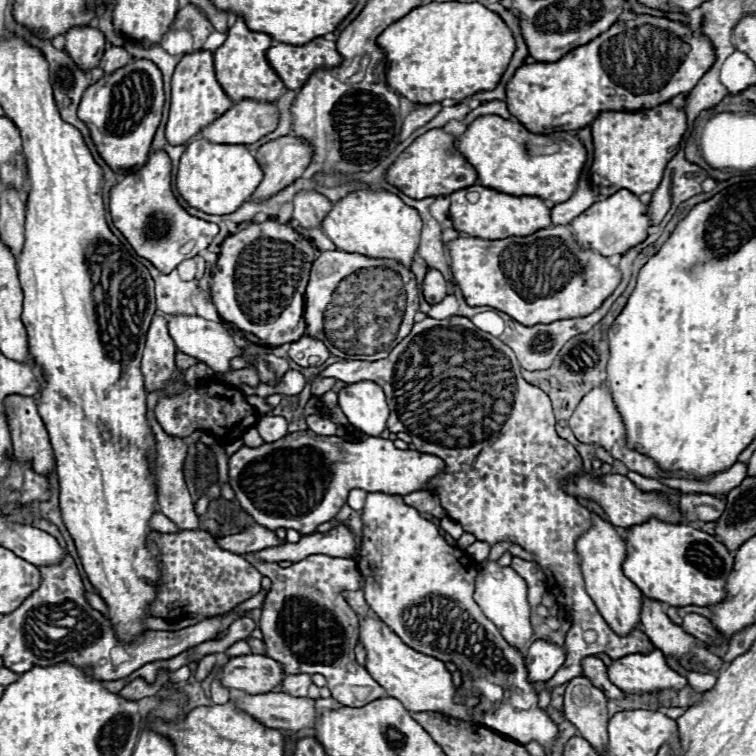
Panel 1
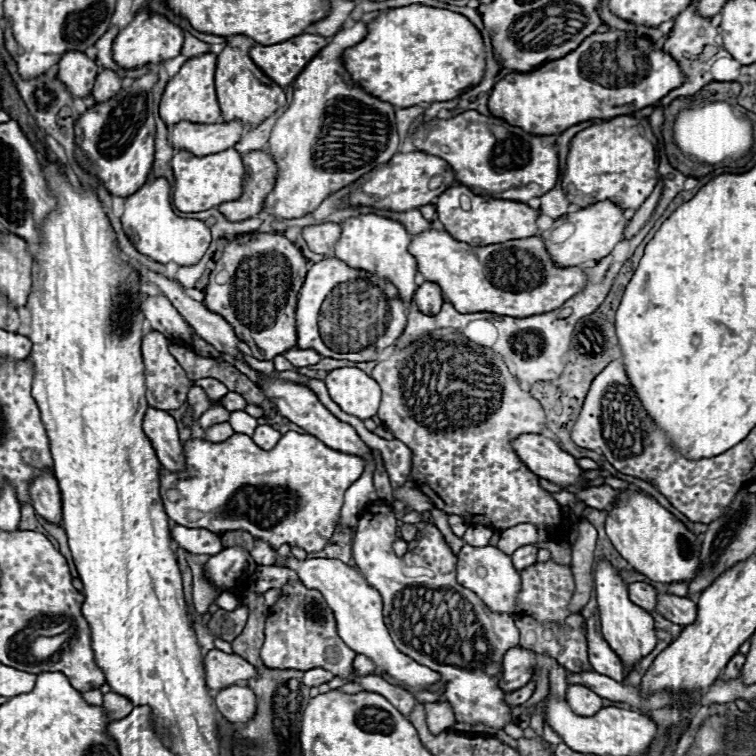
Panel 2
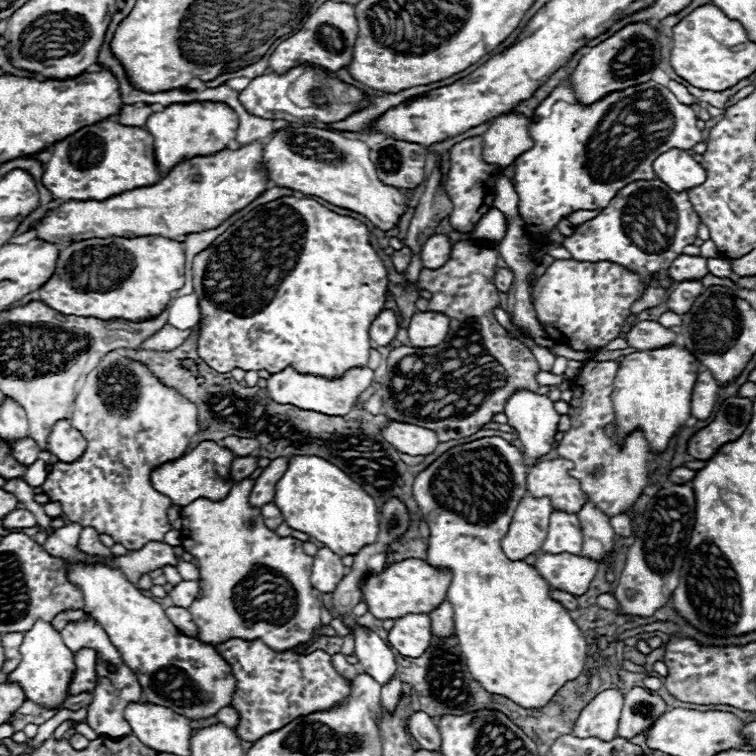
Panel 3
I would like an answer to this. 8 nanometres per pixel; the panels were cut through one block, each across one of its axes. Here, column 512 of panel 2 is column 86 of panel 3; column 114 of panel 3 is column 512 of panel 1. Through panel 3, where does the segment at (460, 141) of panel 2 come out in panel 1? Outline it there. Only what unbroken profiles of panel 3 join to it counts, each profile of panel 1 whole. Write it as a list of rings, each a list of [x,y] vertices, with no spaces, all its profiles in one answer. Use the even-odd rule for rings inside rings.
[[[482,116],[456,138],[456,148],[476,168],[478,180],[502,194],[538,196],[554,204],[566,202],[578,188],[580,172],[588,160],[588,152],[578,136],[570,132],[534,134],[520,122],[500,116]]]

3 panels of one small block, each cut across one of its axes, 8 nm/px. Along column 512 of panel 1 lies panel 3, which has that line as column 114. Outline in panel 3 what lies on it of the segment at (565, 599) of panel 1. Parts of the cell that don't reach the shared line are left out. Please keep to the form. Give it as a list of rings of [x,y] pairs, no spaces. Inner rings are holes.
[[[118,350],[118,352],[112,352],[112,354],[104,356],[104,358],[98,362],[98,366],[86,376],[86,382],[84,382],[82,390],[80,390],[78,396],[76,396],[76,410],[74,410],[74,414],[72,414],[72,418],[70,418],[70,424],[72,424],[76,430],[80,430],[82,436],[88,440],[88,448],[86,448],[86,452],[82,454],[80,460],[76,460],[76,462],[72,462],[72,464],[56,462],[56,464],[52,466],[52,472],[48,474],[46,482],[42,484],[44,494],[48,494],[52,502],[60,502],[60,504],[62,504],[64,518],[68,518],[70,522],[80,522],[80,526],[92,526],[98,534],[108,534],[108,536],[112,536],[116,544],[122,544],[122,546],[128,548],[128,550],[136,550],[136,548],[140,548],[140,546],[144,546],[144,544],[148,544],[148,542],[162,542],[162,540],[164,540],[164,534],[166,534],[168,530],[172,530],[172,524],[168,522],[168,508],[172,506],[172,500],[170,500],[168,496],[164,496],[164,494],[160,494],[160,492],[154,490],[152,480],[150,480],[150,474],[152,474],[154,468],[162,466],[164,462],[176,460],[176,458],[180,458],[182,454],[186,454],[186,448],[188,448],[188,444],[190,444],[190,438],[198,432],[198,416],[196,416],[196,414],[198,414],[198,412],[196,412],[196,406],[194,406],[192,402],[188,402],[186,398],[182,398],[176,390],[162,386],[162,384],[148,372],[146,366],[128,360],[128,358],[124,356],[124,350]]]

